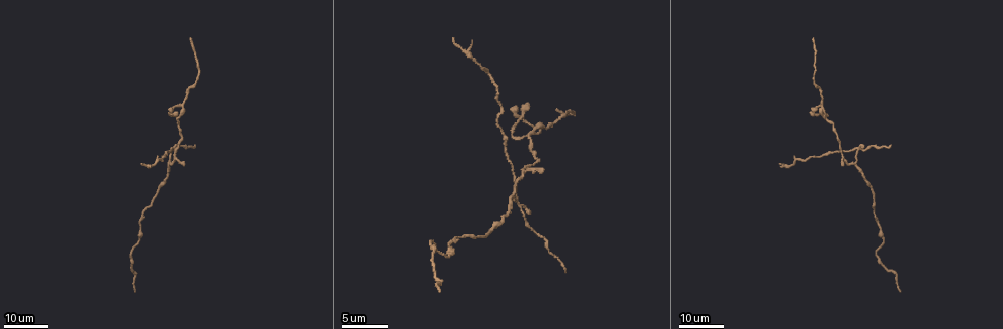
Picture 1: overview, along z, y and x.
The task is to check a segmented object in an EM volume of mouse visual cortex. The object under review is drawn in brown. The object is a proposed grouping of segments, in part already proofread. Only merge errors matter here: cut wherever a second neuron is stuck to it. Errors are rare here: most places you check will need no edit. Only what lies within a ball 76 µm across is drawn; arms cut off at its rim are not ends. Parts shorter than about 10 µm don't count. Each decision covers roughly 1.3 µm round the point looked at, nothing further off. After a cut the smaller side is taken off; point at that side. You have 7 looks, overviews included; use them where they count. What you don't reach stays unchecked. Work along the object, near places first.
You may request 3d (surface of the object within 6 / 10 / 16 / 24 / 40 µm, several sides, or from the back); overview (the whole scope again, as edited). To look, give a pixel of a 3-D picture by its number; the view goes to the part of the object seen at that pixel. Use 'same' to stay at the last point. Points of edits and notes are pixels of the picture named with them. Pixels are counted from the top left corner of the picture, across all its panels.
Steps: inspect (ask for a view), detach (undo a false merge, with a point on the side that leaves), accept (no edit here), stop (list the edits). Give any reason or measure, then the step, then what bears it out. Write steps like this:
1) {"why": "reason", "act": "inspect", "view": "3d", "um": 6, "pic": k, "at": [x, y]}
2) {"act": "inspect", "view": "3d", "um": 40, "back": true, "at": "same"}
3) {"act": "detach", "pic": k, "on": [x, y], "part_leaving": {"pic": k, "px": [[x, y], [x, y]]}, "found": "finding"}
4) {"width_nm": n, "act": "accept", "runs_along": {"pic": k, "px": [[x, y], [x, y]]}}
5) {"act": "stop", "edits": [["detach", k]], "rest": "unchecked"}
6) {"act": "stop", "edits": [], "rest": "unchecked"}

{"why": "sudden change in width", "act": "inspect", "view": "3d", "um": 16, "pic": 1, "at": [140, 237]}

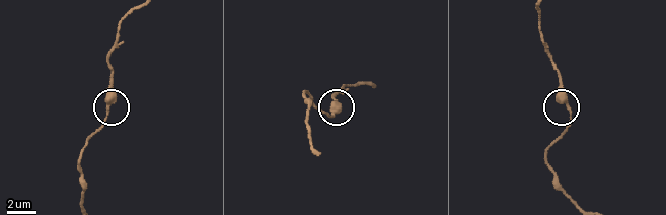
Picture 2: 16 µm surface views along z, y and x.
{"act": "inspect", "view": "3d", "um": 6, "pic": 2, "at": [568, 108]}

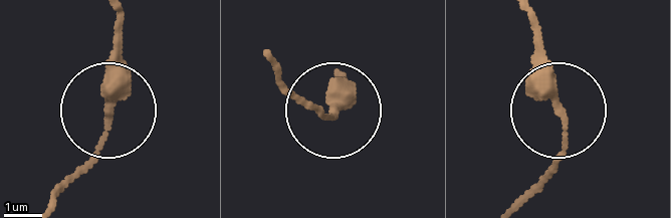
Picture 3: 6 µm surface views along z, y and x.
{"act": "accept", "runs_along": {"pic": 3, "px": [[530, 16], [543, 82], [563, 122], [543, 185]]}, "found": "one neuron here"}

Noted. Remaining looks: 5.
{"why": "sharp bend", "act": "inspect", "view": "3d", "um": 24, "pic": 1, "at": [857, 149]}

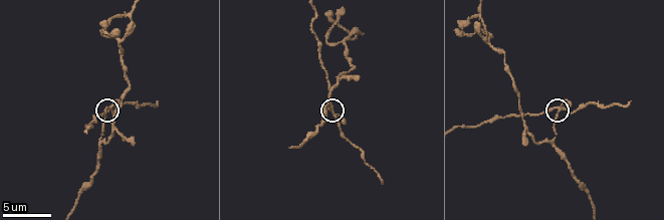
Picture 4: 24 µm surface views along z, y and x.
{"act": "inspect", "view": "3d", "um": 6, "pic": 4, "at": [556, 108]}

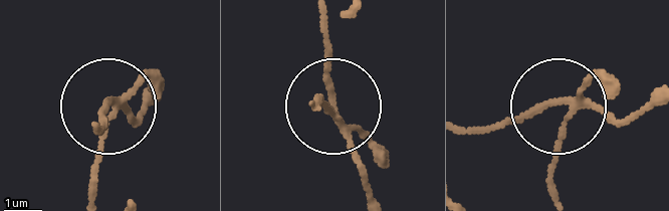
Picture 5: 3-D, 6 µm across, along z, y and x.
{"act": "detach", "pic": 5, "on": [140, 118], "part_leaving": {"pic": 5, "px": [[579, 106], [466, 125]]}, "found": "two neurons meet here"}

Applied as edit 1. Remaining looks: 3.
{"why": "three arms meet", "act": "inspect", "view": "3d", "um": 10, "pic": 4, "at": [325, 110]}

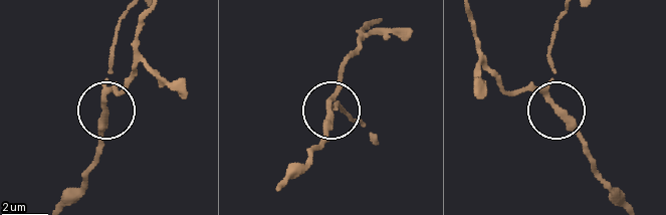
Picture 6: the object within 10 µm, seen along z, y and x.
{"act": "inspect", "view": "3d", "um": 10, "back": true, "pic": 6, "at": [328, 109]}

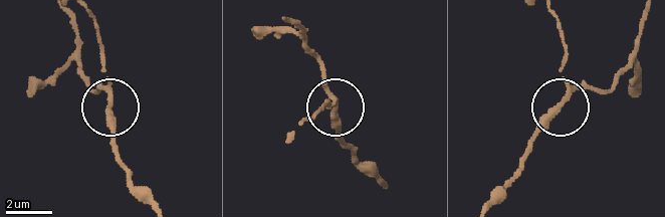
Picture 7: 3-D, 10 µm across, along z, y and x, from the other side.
{"act": "accept", "runs_along": {"pic": 7, "px": [[563, 103], [520, 157]]}, "found": "one neuron here"}

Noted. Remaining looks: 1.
{"why": "arms run side by side", "act": "inspect", "view": "3d", "um": 16, "pic": 4, "at": [486, 43]}

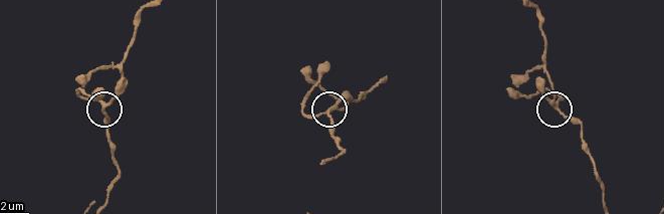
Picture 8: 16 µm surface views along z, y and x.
{"arms": 4, "act": "accept", "runs_along": {"pic": 8, "px": [[103, 203], [118, 171], [105, 110], [127, 85]]}, "found": "all the same neuron"}

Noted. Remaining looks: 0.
{"act": "stop", "edits": [["detach", 5]], "rest": "unchecked"}

